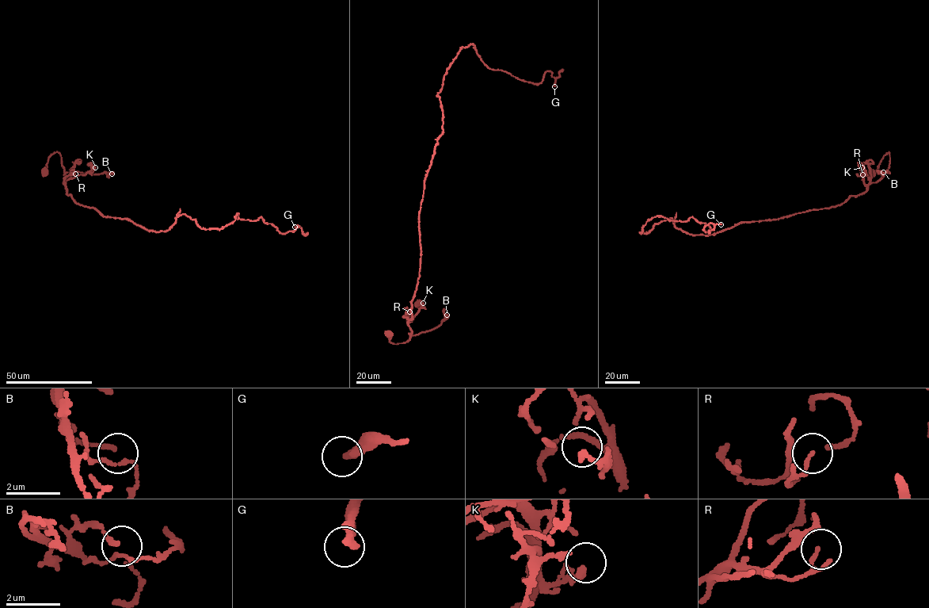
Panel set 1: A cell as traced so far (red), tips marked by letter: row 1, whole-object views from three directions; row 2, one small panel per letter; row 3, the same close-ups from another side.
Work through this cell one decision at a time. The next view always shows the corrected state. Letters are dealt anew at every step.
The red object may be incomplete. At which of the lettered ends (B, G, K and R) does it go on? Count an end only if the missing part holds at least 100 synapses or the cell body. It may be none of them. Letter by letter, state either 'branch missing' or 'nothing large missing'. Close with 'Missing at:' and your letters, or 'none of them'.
B: nothing large missing
G: nothing large missing
K: nothing large missing
R: nothing large missing
Missing at: none of them

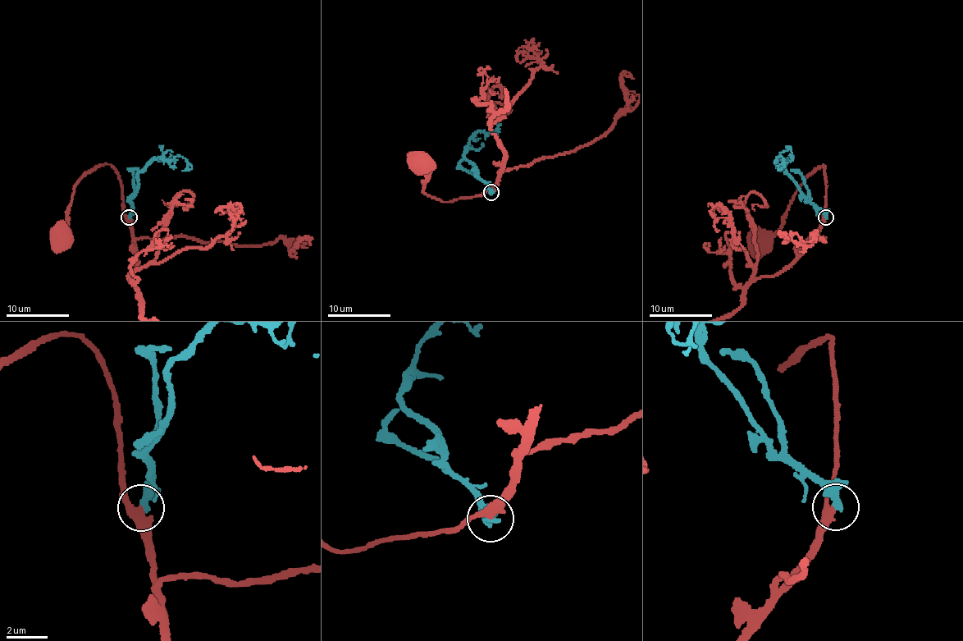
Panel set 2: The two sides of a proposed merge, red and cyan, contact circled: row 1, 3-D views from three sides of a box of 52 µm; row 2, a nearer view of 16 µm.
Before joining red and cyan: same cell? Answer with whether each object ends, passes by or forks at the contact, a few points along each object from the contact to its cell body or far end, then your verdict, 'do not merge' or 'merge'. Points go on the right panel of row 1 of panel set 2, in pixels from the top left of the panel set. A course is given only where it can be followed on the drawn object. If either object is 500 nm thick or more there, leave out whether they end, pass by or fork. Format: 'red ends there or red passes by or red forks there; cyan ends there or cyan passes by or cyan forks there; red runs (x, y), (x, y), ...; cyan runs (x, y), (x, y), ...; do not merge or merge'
red passes by; cyan ends there; red runs (826, 217), (823, 214), (825, 166), (810, 172), (795, 192), (784, 224), (758, 240); cyan runs (826, 217), (807, 199), (796, 181), (788, 174), (783, 161), (775, 160), (782, 156), (782, 167), (777, 169); merge

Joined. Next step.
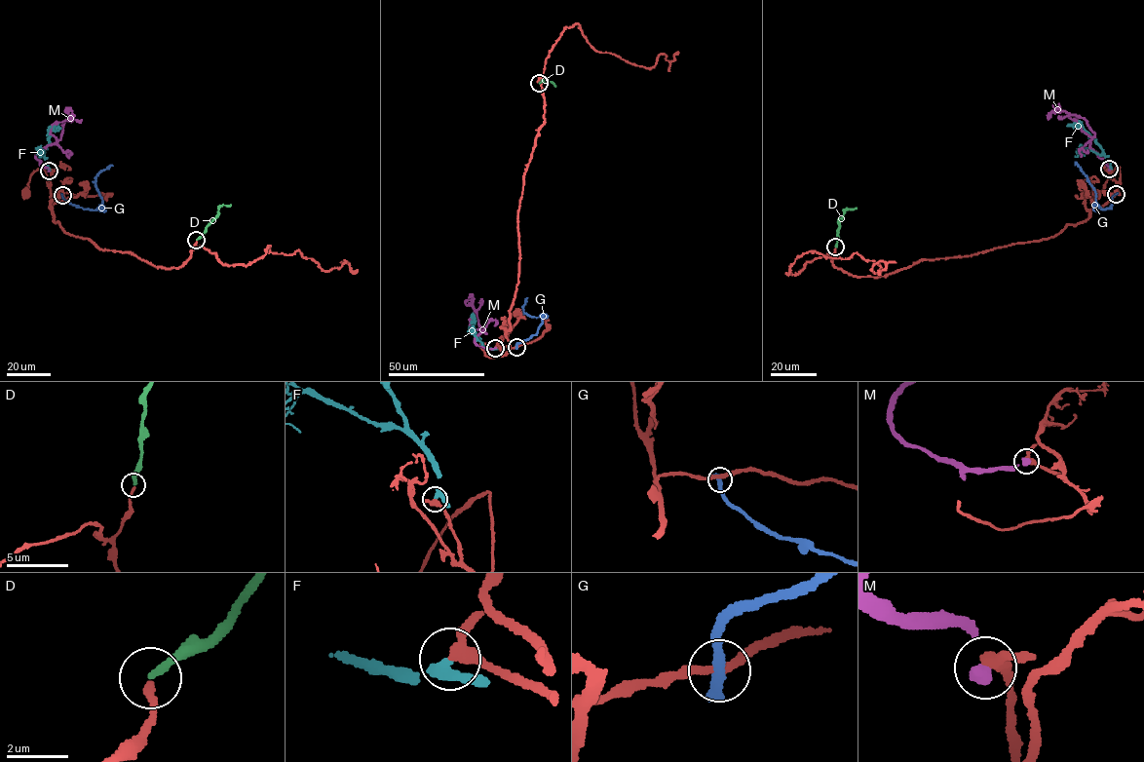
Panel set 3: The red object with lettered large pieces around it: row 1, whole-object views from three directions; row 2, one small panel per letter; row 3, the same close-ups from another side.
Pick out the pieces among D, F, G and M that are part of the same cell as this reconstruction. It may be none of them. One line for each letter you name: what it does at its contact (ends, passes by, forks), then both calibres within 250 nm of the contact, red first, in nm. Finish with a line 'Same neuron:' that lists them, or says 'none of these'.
D: it ends | 240/260 nm
Same neuron: D

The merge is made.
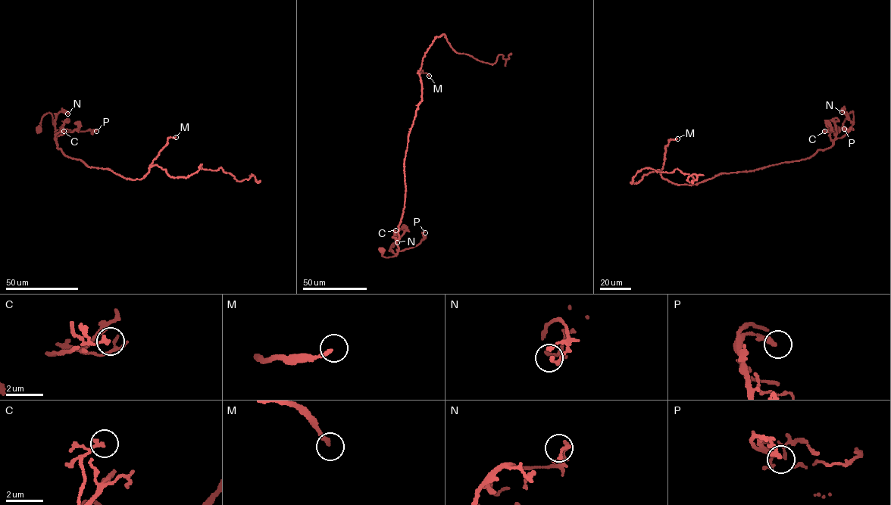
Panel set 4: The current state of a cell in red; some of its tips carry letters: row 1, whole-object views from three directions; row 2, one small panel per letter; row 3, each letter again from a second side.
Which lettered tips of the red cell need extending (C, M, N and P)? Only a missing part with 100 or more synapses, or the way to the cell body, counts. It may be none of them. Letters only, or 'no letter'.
M

